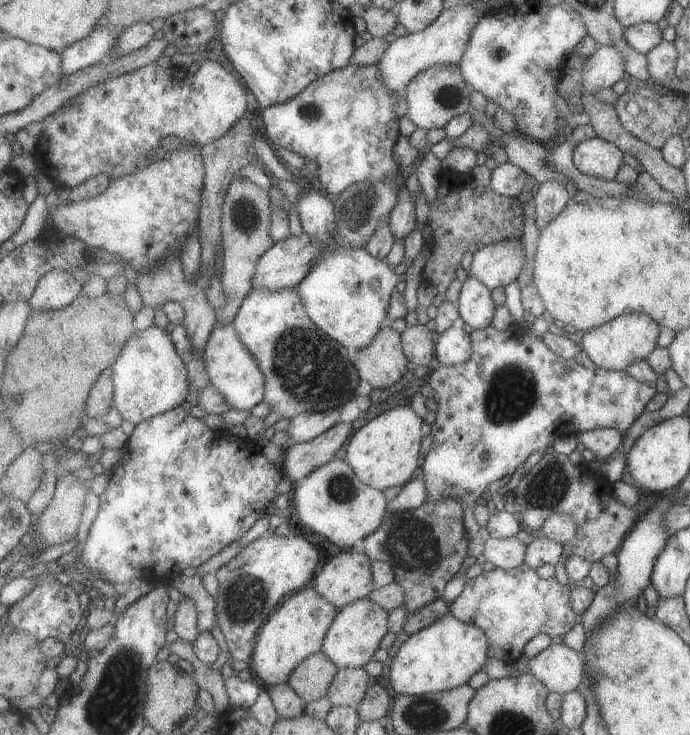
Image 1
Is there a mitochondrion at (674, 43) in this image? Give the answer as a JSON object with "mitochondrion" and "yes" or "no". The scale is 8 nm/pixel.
{"mitochondrion":"no"}

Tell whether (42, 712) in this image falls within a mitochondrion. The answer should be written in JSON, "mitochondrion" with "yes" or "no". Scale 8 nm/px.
{"mitochondrion":"no"}

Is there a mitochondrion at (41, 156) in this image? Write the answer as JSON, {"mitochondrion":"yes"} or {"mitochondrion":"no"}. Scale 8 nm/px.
{"mitochondrion":"no"}

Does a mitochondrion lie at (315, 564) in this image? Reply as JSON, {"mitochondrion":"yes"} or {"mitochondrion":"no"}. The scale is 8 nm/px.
{"mitochondrion":"no"}

